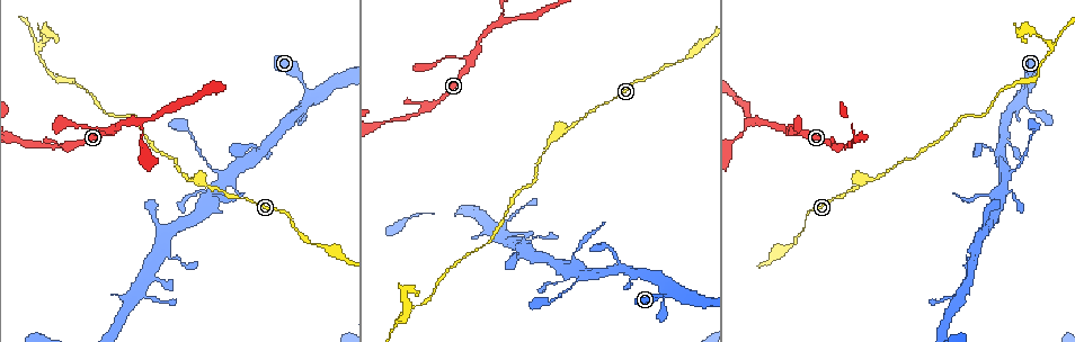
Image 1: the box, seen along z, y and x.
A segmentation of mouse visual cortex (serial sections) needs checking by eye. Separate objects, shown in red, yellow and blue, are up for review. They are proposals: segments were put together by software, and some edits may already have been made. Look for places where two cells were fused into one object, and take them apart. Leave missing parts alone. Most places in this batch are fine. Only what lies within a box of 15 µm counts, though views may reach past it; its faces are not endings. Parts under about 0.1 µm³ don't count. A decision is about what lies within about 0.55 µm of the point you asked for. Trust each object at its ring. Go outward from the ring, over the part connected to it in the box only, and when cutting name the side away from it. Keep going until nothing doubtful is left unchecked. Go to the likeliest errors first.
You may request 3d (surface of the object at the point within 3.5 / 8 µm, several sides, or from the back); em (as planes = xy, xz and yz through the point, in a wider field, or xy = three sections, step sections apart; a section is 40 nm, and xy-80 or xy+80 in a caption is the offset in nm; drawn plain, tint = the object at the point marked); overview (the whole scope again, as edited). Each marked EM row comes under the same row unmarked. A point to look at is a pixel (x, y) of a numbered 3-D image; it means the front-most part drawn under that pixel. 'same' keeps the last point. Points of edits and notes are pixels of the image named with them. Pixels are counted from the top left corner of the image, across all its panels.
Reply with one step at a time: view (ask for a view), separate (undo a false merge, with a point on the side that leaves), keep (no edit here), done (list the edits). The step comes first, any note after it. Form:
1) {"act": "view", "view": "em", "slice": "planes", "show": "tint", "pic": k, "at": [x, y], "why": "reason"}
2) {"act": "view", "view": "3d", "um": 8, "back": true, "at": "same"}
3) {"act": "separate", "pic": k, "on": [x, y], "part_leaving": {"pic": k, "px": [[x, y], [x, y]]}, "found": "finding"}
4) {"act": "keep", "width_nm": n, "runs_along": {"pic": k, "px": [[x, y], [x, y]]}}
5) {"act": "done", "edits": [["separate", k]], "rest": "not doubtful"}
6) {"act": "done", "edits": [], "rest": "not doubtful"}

{"act": "view", "view": "em", "slice": "xy", "step": 2, "show": "tint", "pic": 1, "at": [38, 49], "why": "a fork"}

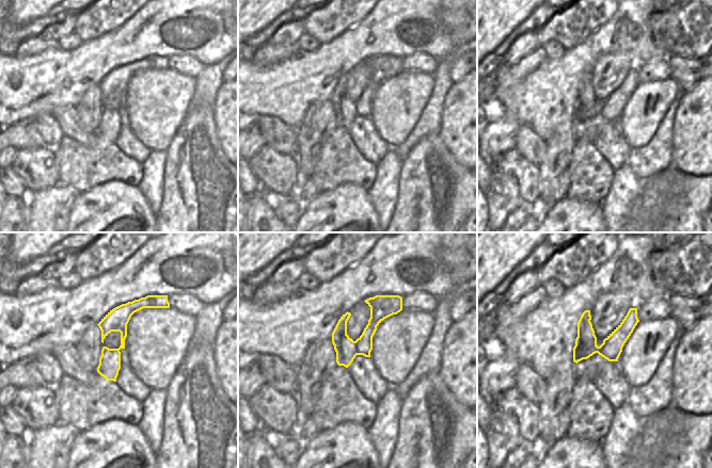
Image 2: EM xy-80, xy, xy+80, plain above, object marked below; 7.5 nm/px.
{"act": "view", "view": "3d", "um": 3.5, "at": "same"}

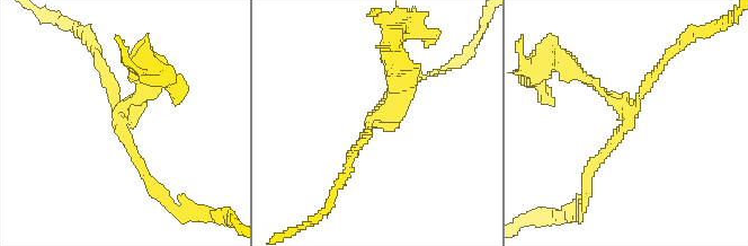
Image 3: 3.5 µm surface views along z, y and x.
{"act": "keep", "runs_along": {"pic": 3, "px": [[148, 182], [121, 130], [141, 75]]}, "found": "continuous, no second cell"}

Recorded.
{"act": "view", "view": "3d", "um": 3.5, "pic": 1, "at": [373, 126], "why": "sharp bend"}

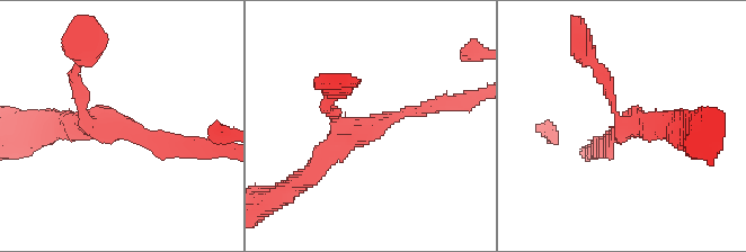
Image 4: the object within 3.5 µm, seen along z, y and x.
{"act": "view", "view": "em", "slice": "xy", "step": 2, "show": "tint", "pic": 4, "at": [120, 124], "arms": 3, "arm_widths_nm": [150, 200, 300]}

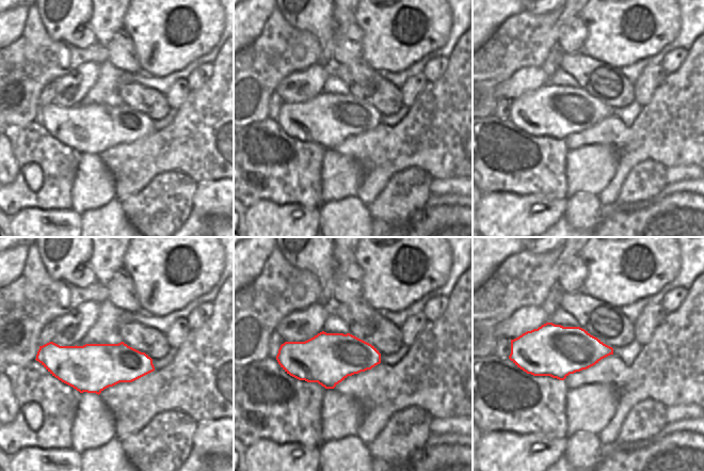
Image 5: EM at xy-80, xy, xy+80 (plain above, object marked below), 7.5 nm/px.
{"act": "keep", "found": "all the same cell"}

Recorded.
{"act": "view", "view": "3d", "um": 3.5, "pic": 1, "at": [87, 126], "why": "narrows sharply"}

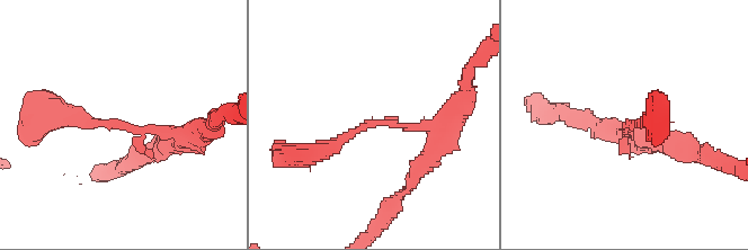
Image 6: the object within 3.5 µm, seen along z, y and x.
{"act": "keep", "runs_along": {"pic": 6, "px": [[186, 136], [59, 116]]}, "found": "one cell here"}

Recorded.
{"act": "view", "view": "3d", "um": 3.5, "pic": 1, "at": [1015, 169], "why": "calibre changes"}

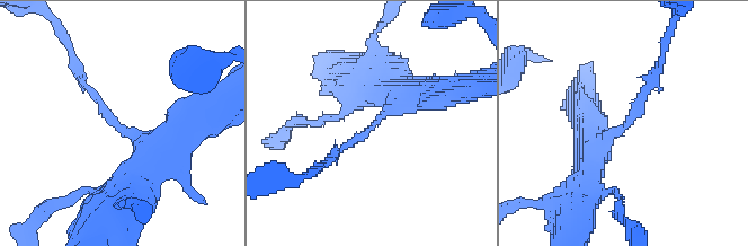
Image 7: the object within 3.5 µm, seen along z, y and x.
{"act": "view", "view": "em", "slice": "planes", "show": "tint", "pic": 7, "at": [120, 123], "arm_widths_nm": [150, 400], "why": "now the EM"}

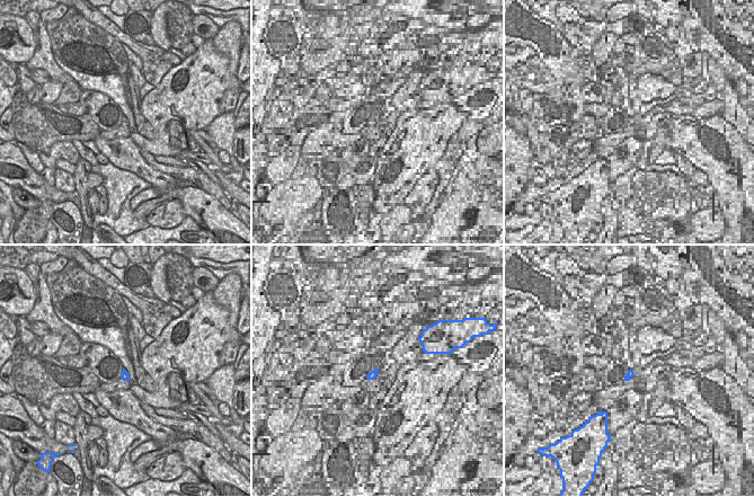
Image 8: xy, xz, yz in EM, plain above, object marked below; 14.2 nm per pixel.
{"act": "keep", "width_nm": 120, "runs_along": {"pic": 7, "px": [[175, 142], [126, 132], [74, 69]]}, "found": "one cell here"}

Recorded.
{"act": "done", "edits": [], "rest": "not doubtful"}

